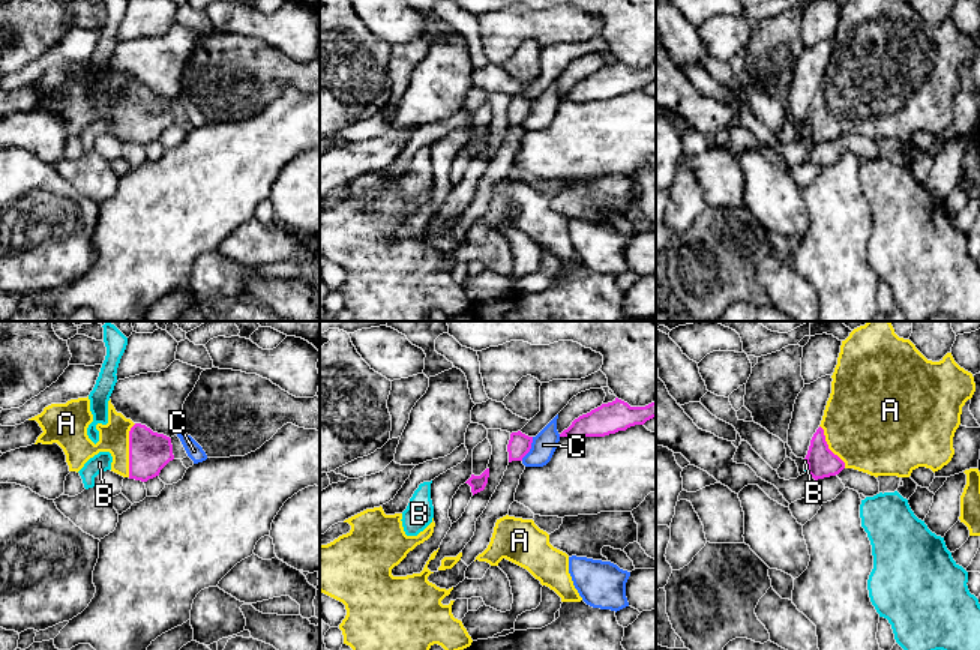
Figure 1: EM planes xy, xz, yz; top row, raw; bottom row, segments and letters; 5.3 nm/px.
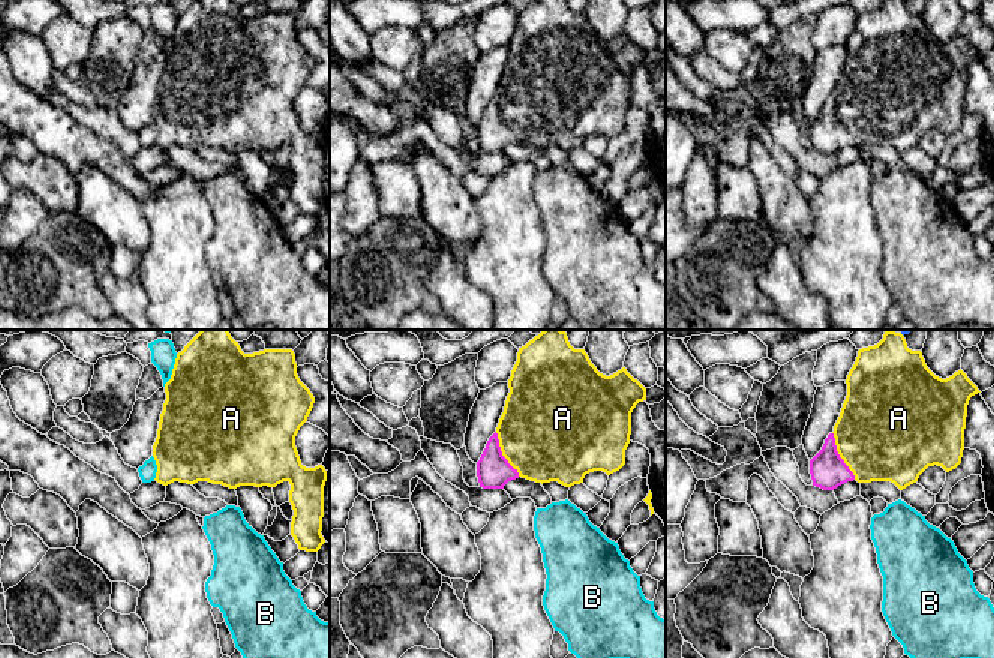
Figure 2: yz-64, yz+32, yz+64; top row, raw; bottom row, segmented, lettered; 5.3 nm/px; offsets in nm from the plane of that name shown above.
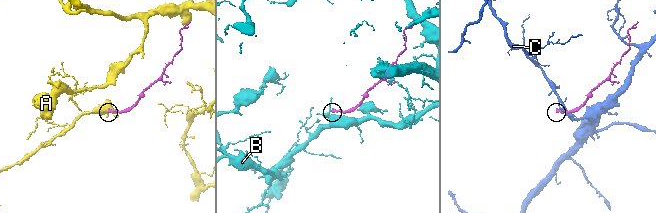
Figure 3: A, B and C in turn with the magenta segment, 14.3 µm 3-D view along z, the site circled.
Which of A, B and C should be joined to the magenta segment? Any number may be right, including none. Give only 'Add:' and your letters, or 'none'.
Add: A

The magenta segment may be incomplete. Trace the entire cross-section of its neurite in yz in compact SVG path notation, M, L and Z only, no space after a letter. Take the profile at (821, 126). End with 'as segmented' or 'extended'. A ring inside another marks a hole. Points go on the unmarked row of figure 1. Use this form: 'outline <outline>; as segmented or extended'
outline M848 0L842 5L837 29L831 39L831 57L819 92L806 119L807 138L815 144L854 132L870 140L909 141L918 131L933 137L947 129L953 119L953 101L960 89L962 71L975 56L971 36L960 32L951 17L939 26L927 24L909 3L899 0Z; extended

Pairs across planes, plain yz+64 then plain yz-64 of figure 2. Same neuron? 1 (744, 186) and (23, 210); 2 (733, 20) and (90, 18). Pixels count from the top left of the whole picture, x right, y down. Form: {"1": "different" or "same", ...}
{"1": "different", "2": "different"}

